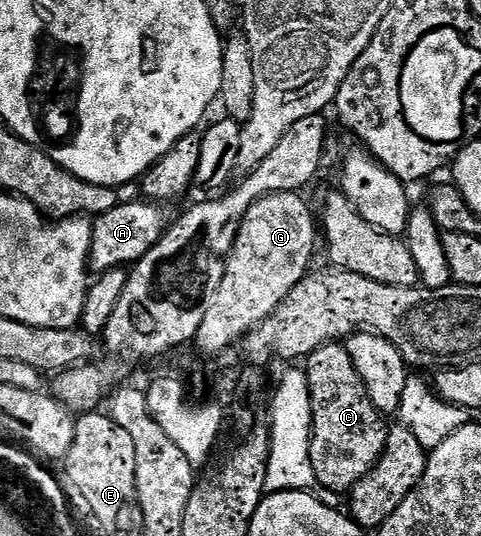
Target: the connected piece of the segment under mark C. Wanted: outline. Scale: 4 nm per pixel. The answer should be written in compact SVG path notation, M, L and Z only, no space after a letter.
M335 342L317 348L305 357L304 371L312 402L310 457L318 479L317 487L348 494L384 454L390 433L387 417L376 410L368 386L364 386L364 378L356 374L352 354L348 354L345 343Z

